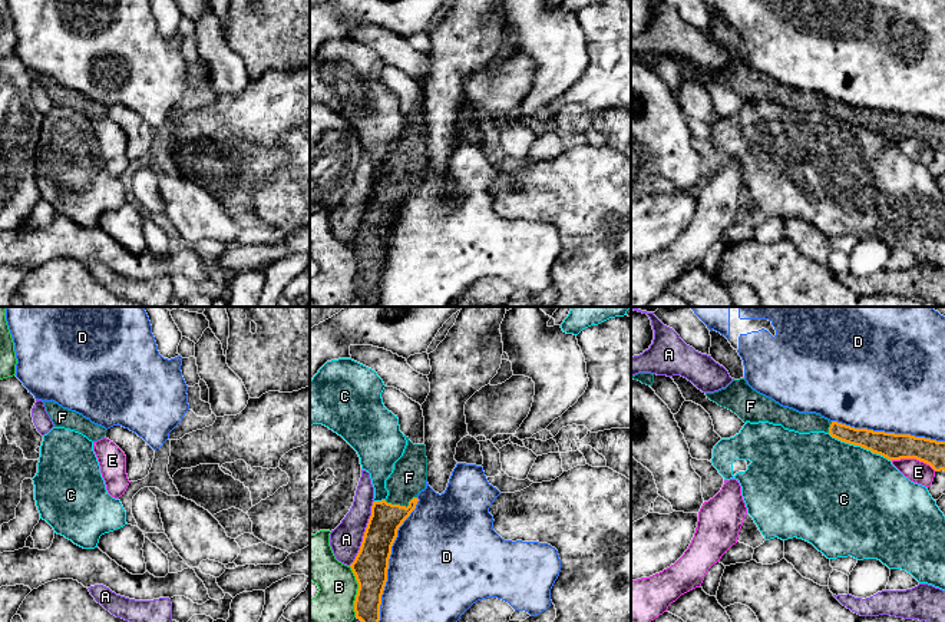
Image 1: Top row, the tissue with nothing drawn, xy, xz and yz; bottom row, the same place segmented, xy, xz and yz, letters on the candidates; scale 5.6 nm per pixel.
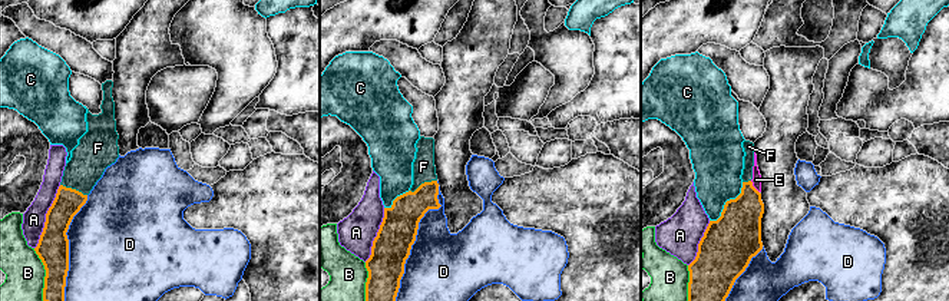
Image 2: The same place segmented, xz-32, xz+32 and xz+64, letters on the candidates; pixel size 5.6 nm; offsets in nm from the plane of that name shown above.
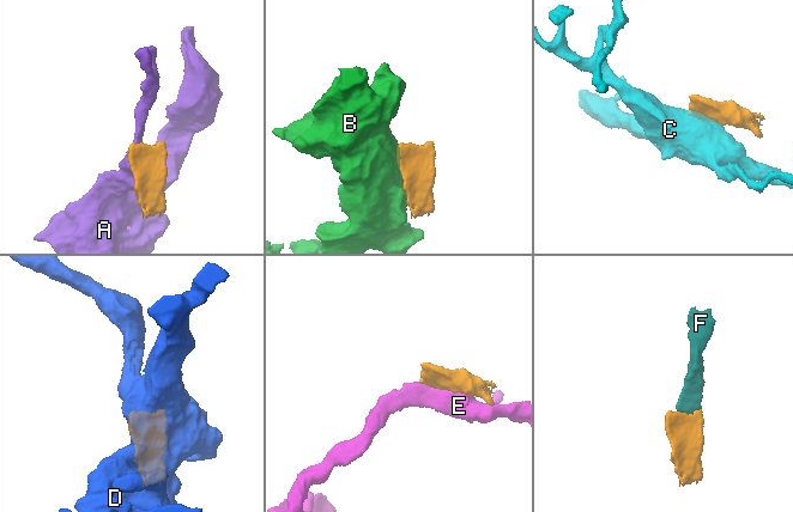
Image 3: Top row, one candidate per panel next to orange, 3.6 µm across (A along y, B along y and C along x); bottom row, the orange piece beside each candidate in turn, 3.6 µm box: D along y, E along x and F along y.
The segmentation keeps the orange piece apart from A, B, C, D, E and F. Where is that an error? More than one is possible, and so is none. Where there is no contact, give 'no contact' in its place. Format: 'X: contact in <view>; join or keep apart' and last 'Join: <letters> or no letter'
A: contact in xz; keep apart
B: contact in xz; keep apart
C: contact in yz; keep apart
D: contact in xz; keep apart
E: contact in yz; keep apart
F: contact in xz; join
Join: F

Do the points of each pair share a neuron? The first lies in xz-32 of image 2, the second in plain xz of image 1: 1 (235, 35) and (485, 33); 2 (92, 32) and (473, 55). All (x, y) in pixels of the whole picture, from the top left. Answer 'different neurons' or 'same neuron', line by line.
1: different neurons
2: different neurons

